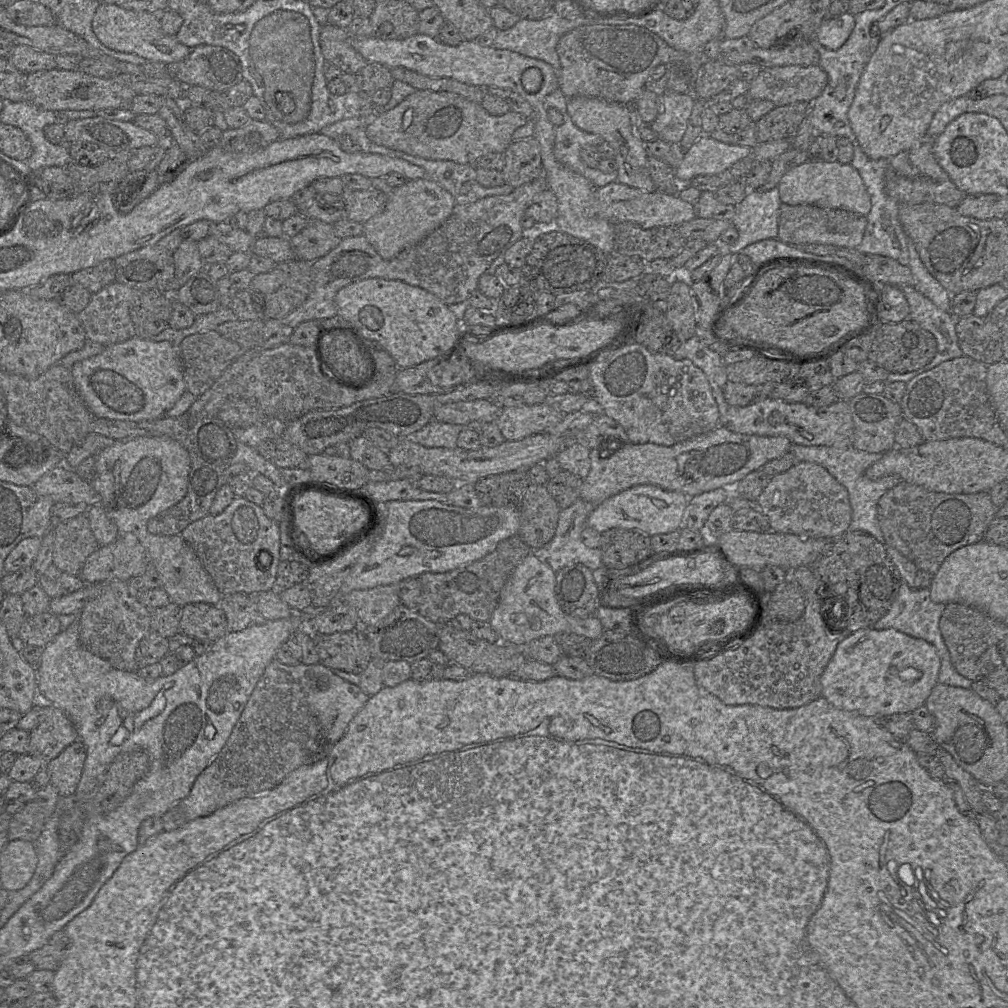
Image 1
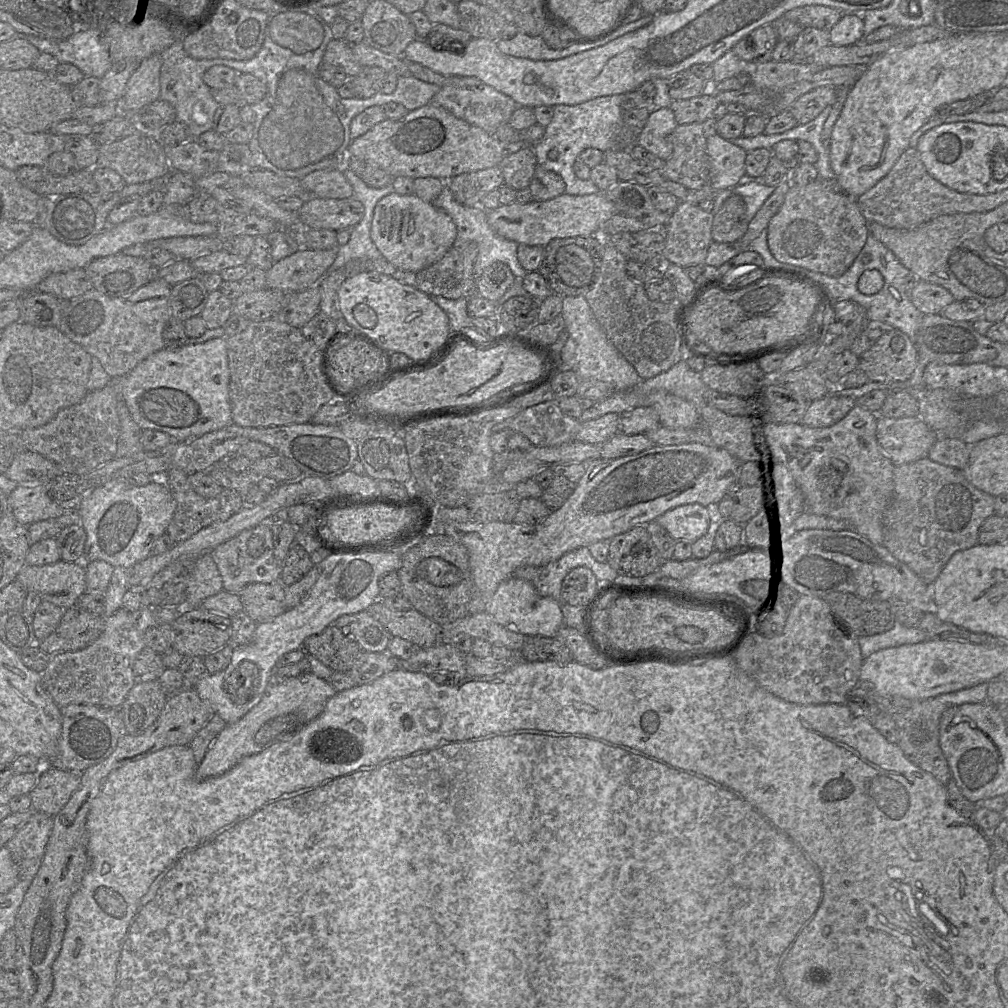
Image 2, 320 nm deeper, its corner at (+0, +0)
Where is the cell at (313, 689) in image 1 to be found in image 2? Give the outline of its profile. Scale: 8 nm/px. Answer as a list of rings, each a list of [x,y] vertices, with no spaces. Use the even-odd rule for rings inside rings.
[[[313,673],[293,677],[273,674],[260,702],[240,720],[226,725],[217,736],[196,769],[196,779],[223,775],[245,757],[261,753],[297,734],[324,711],[327,701],[336,693],[329,682]]]

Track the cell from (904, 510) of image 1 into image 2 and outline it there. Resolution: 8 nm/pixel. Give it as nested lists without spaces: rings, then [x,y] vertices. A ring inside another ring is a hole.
[[[929,458],[894,467],[894,490],[883,515],[883,546],[920,579],[932,585],[950,558],[958,551],[976,546],[979,529],[995,514],[995,497],[974,487],[961,470],[938,464]]]

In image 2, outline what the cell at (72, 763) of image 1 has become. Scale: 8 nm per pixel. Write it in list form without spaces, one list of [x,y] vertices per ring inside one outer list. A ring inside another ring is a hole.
[[[44,765],[36,785],[29,793],[32,802],[31,811],[54,817],[68,803],[79,785],[78,773]]]

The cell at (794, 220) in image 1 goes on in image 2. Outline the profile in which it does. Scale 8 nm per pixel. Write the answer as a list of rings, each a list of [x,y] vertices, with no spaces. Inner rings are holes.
[[[818,178],[817,180],[803,186],[790,186],[782,206],[769,222],[767,230],[768,247],[770,249],[770,252],[779,262],[796,266],[793,268],[789,268],[793,271],[807,275],[805,270],[808,270],[812,272],[822,273],[831,277],[839,277],[843,275],[851,267],[854,260],[862,251],[867,241],[867,237],[869,234],[869,223],[862,215],[857,205],[856,199],[849,197],[845,193],[841,192],[838,188],[833,187],[832,183],[833,182],[824,182],[823,180],[819,180]]]

